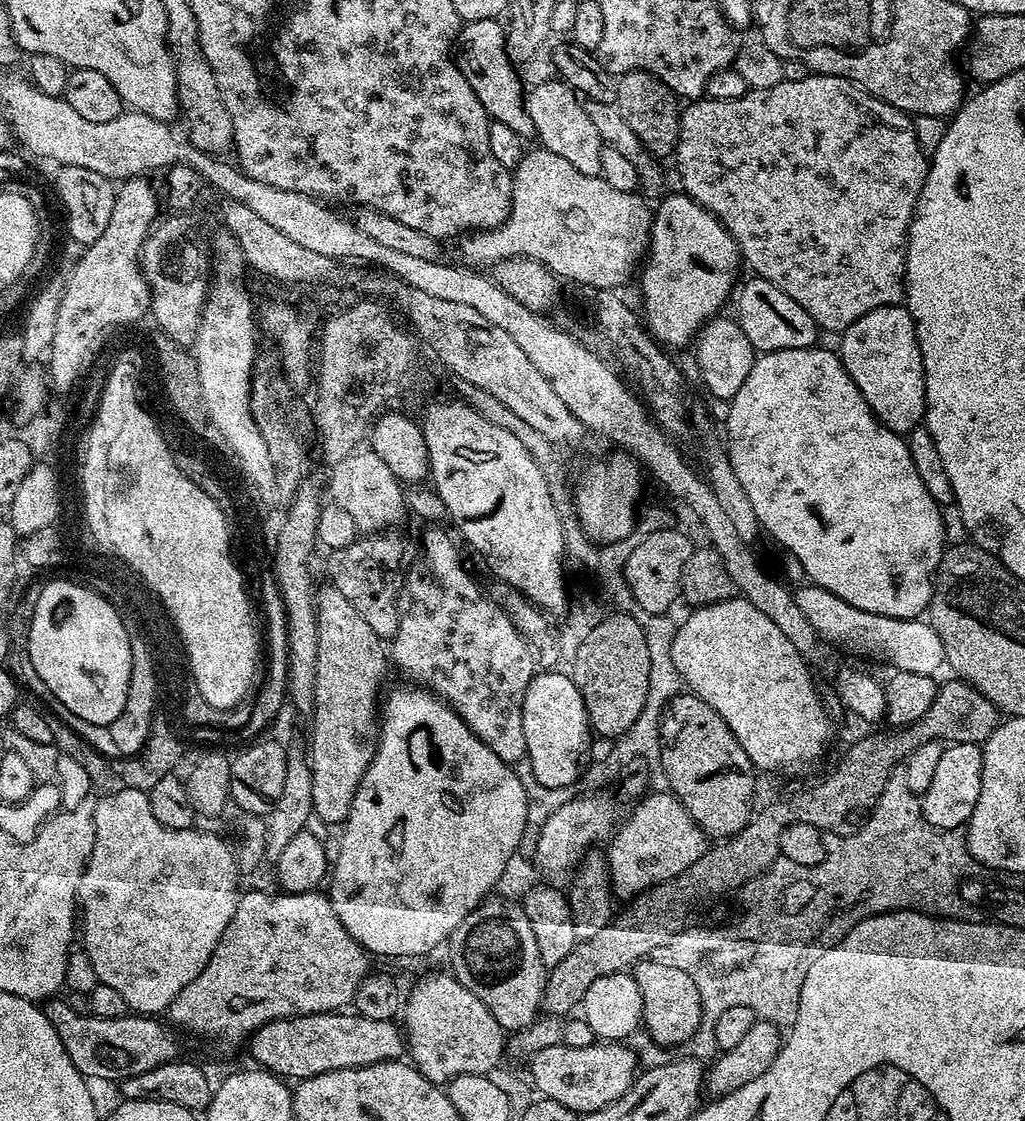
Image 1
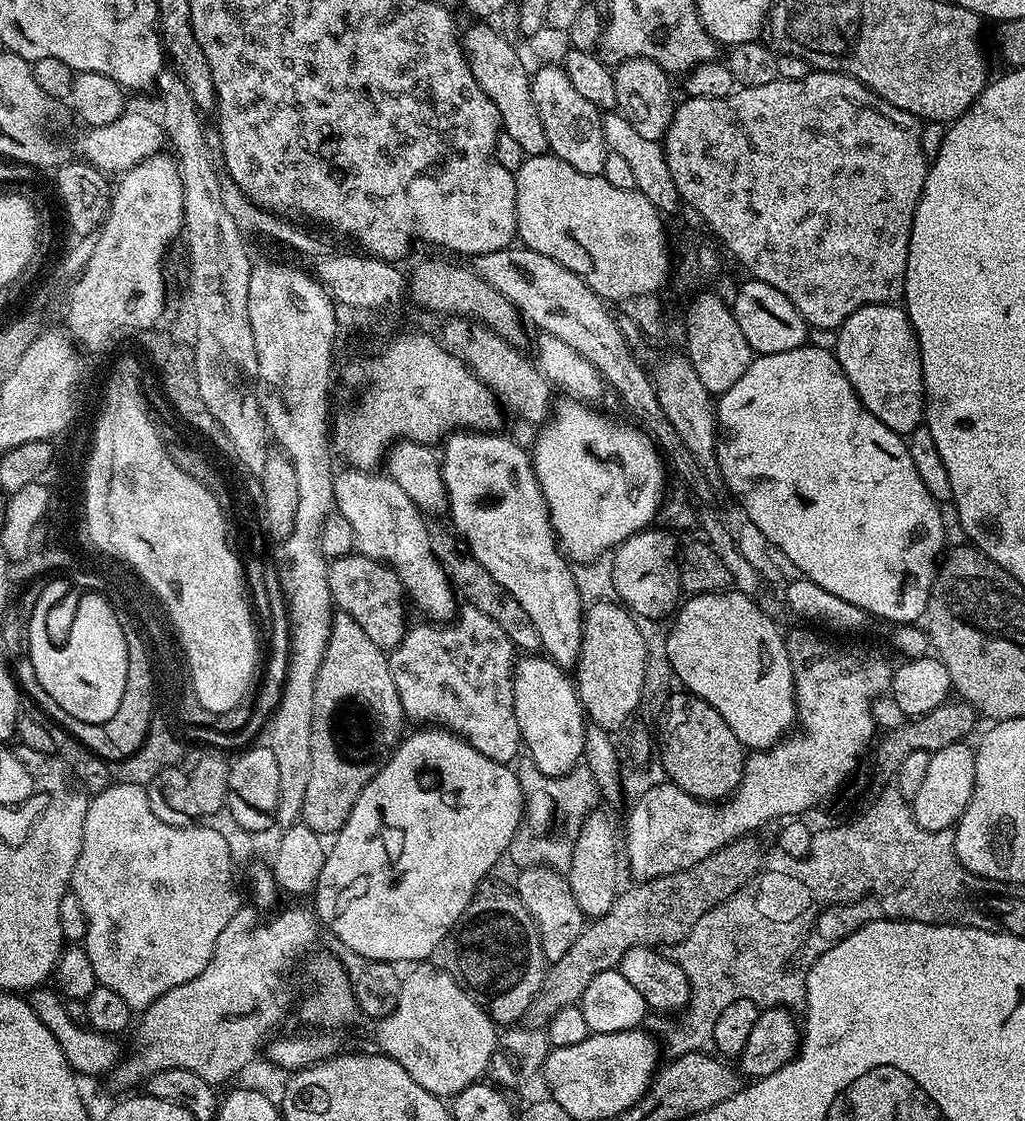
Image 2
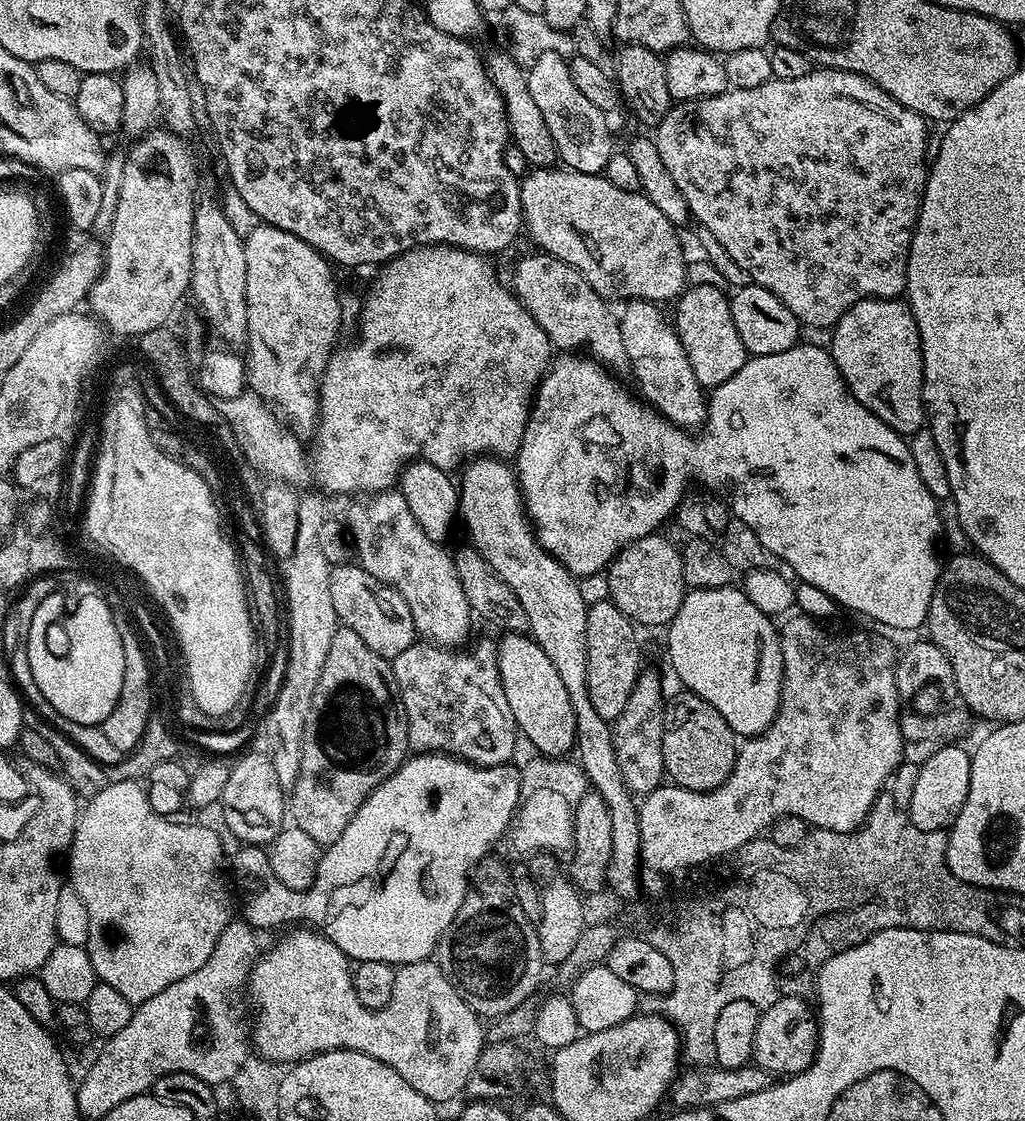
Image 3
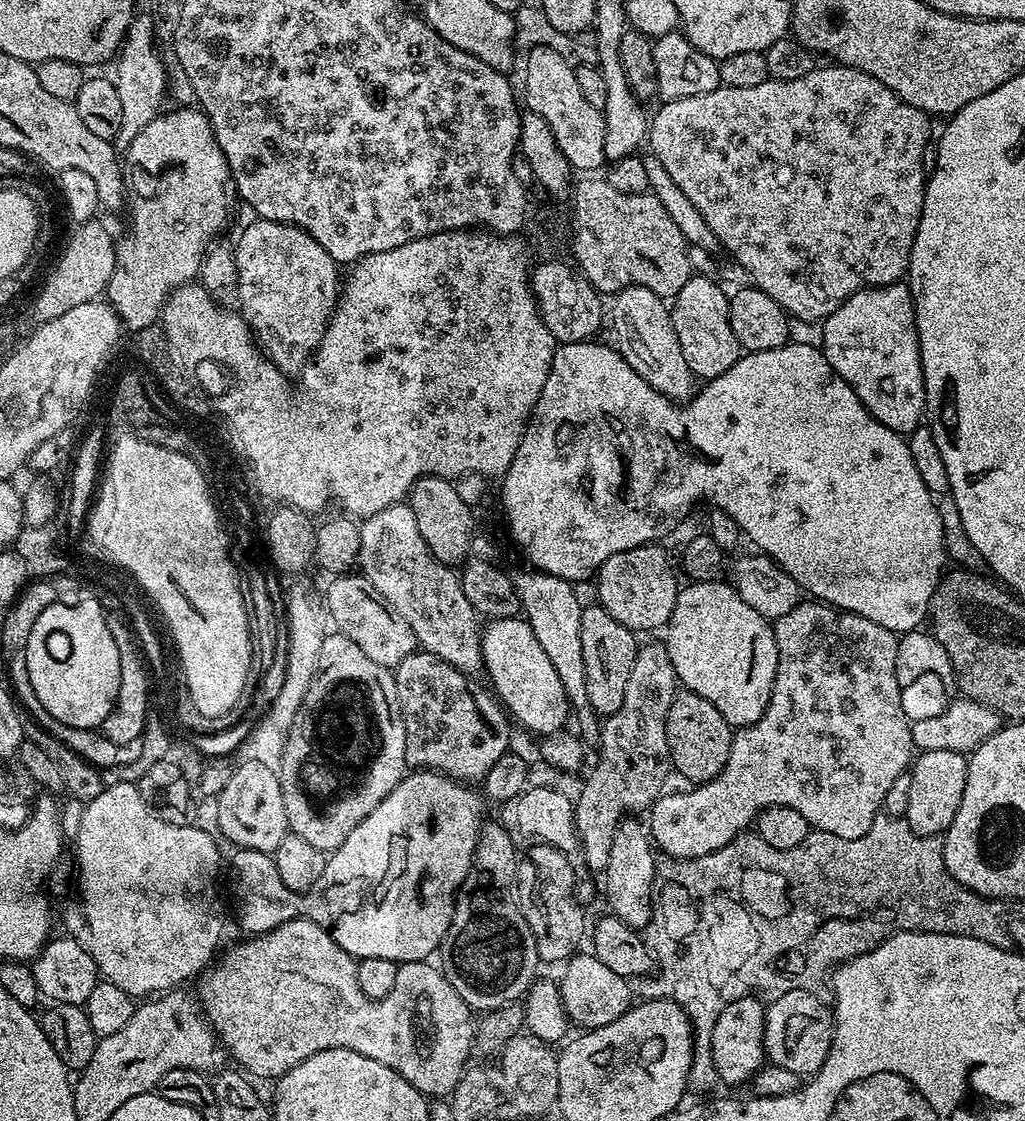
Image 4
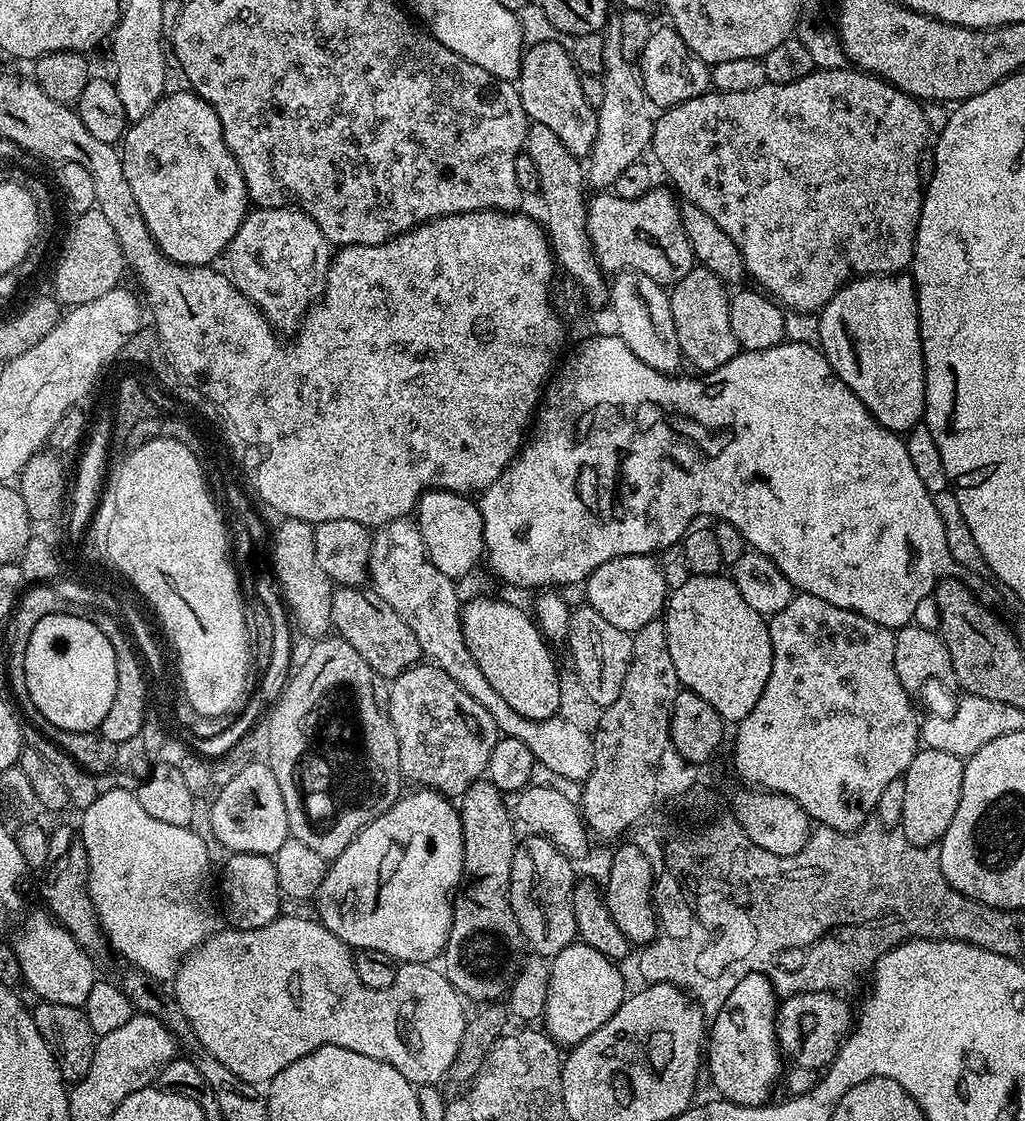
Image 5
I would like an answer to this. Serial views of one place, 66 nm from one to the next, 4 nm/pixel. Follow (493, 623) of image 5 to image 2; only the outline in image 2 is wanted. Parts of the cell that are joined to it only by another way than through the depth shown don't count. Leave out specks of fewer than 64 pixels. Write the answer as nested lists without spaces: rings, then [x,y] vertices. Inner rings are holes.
[[[524,654],[516,661],[512,685],[514,686],[514,718],[518,718],[520,739],[527,755],[532,758],[542,775],[551,778],[566,775],[581,763],[586,727],[584,707],[580,705],[573,677],[543,654]]]

